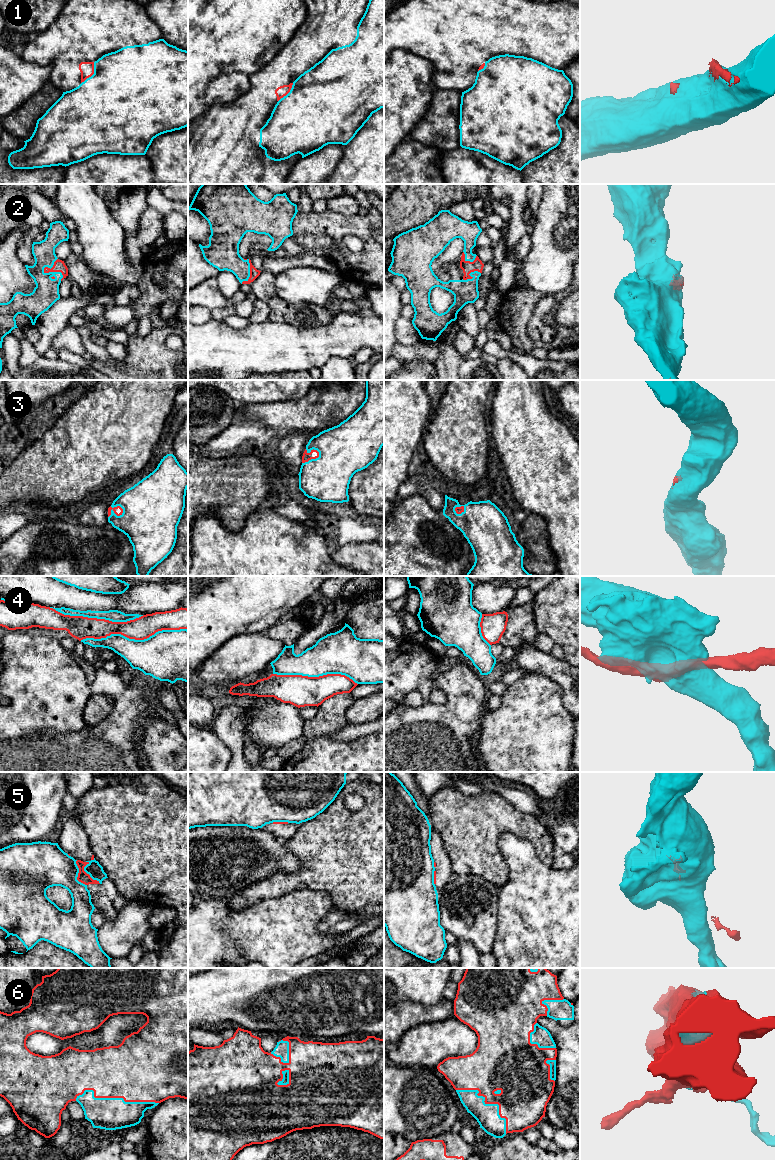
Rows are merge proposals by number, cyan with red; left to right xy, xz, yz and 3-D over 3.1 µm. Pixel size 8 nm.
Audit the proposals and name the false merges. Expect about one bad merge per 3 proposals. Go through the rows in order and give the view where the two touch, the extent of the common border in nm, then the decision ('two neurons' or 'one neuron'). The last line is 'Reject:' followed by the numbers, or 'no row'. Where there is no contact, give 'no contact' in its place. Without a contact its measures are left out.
1: contact in xy; length 200 nm; two neurons
2: contact in xy; length 190 nm; one neuron
3: contact in xz; length 170 nm; one neuron
4: contact in xy; length 850 nm; one neuron
5: contact in xy; length 220 nm; two neurons
6: contact in xy; length 650 nm; one neuron
Reject: 1, 5

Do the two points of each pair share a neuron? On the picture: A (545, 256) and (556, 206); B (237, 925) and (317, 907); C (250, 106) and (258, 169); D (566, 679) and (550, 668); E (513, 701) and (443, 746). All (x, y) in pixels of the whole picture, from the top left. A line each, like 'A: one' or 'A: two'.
A: one
B: one
C: one
D: one
E: two

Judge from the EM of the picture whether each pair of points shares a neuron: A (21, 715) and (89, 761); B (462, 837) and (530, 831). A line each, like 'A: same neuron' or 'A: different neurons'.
A: same neuron
B: same neuron

